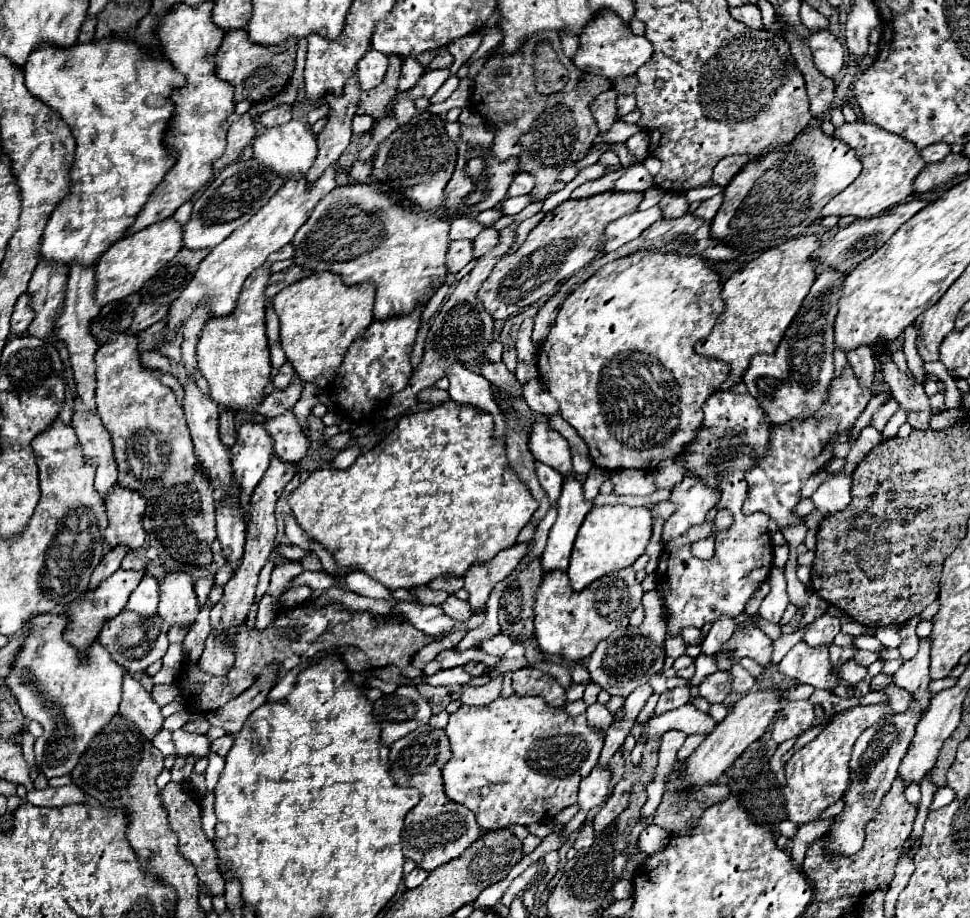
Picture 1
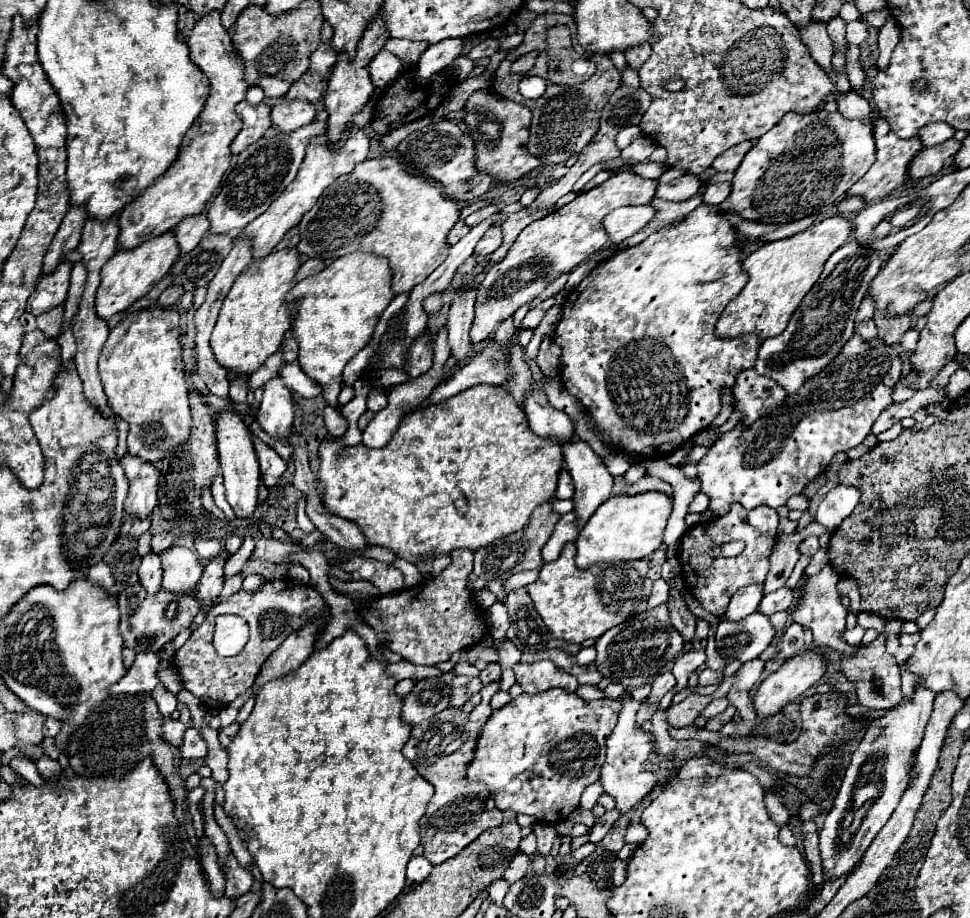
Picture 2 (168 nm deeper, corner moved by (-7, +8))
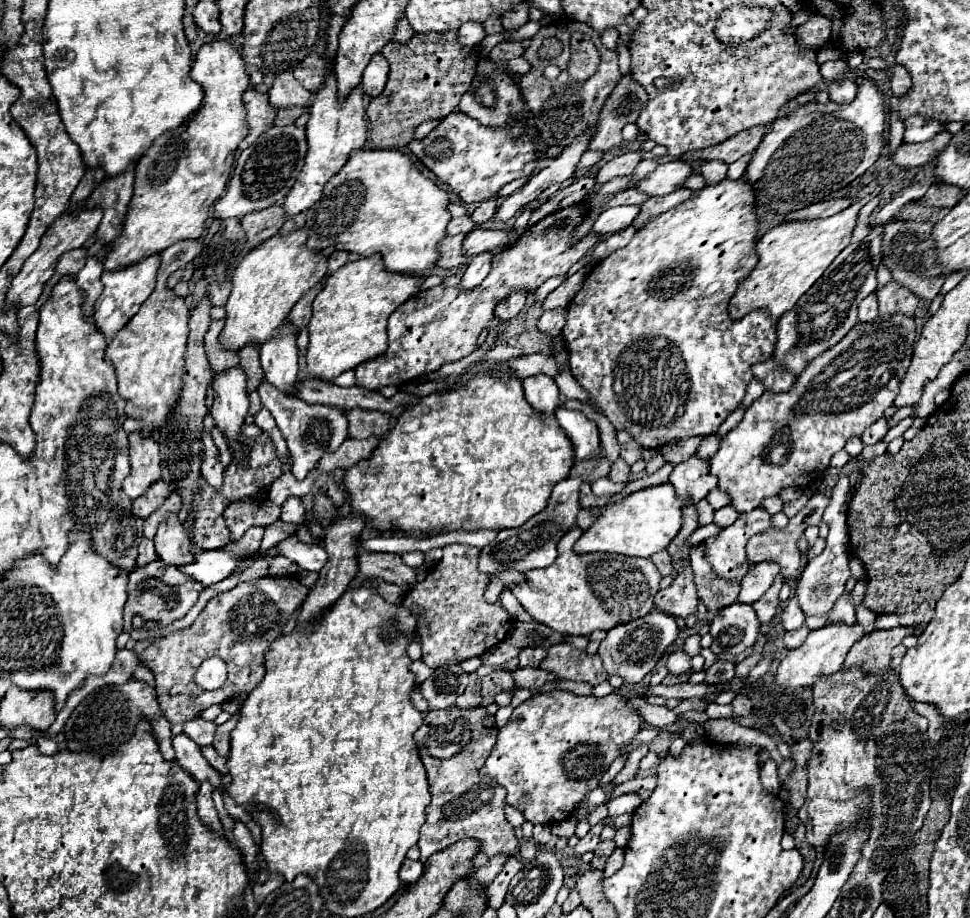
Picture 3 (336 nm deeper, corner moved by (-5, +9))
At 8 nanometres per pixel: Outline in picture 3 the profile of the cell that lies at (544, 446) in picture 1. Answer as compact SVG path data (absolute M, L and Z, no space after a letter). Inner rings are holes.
M534 374L522 382L524 396L528 404L540 412L540 414L554 414L558 410L560 402L560 392L554 382L554 378L546 374Z

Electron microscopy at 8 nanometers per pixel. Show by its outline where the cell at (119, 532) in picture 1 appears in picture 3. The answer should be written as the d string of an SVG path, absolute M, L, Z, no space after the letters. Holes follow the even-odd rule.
M134 432L130 440L130 474L124 480L122 488L128 498L140 498L158 478L160 478L160 452L154 438L142 438Z

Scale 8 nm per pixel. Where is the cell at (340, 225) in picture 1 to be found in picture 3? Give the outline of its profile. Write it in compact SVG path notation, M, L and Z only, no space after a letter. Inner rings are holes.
M356 150L354 154L350 154L344 170L340 170L326 182L322 198L314 202L310 210L306 210L306 246L310 250L326 252L330 238L330 250L346 250L360 256L380 252L386 270L400 274L424 274L426 270L434 268L440 258L438 242L446 236L446 226L450 222L450 204L452 202L448 192L426 178L400 150Z

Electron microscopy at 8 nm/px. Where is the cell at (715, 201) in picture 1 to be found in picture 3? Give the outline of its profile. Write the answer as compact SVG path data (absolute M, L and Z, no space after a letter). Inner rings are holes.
M704 162L702 164L702 176L706 178L706 184L718 184L722 178L726 178L728 166L722 162Z

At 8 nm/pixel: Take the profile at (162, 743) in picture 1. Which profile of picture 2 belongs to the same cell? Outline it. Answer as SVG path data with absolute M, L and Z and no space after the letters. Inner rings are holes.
M188 729L184 735L184 745L180 749L182 757L192 757L192 759L204 759L208 755L206 741L196 729Z

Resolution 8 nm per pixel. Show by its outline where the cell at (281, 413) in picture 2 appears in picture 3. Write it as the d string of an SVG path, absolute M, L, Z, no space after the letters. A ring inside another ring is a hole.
M286 322L282 324L282 330L278 330L278 338L274 342L268 342L260 350L260 362L264 368L266 380L284 392L286 396L292 396L292 388L298 374L298 348L296 348L296 330L290 330Z

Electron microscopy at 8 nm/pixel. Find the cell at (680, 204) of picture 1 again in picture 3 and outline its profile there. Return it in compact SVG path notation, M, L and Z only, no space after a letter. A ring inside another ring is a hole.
M674 160L674 162L658 164L654 172L650 172L646 178L638 182L638 188L648 196L666 196L682 188L690 176L692 176L692 168L682 160Z

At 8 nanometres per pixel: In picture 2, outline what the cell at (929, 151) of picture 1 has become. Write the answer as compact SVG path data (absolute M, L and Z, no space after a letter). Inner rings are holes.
M932 123L928 127L922 127L916 137L924 143L924 147L934 147L944 143L952 135L954 135L954 129L948 123Z

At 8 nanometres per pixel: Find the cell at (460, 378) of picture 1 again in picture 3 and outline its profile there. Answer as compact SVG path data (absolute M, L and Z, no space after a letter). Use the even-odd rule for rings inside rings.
M488 252L488 254L480 254L480 256L474 256L468 266L466 266L466 272L460 280L460 288L464 290L474 290L490 272L490 258L494 256L494 252Z

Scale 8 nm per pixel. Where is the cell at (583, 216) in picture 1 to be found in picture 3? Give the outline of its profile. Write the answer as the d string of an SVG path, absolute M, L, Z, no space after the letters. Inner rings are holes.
M616 176L602 184L596 192L588 194L580 204L560 208L544 220L530 226L512 246L500 250L492 258L492 268L486 280L474 290L476 296L464 296L460 288L422 290L398 306L388 318L388 348L384 354L362 362L356 368L358 386L378 390L382 386L400 386L420 376L438 370L446 362L460 360L476 348L476 340L494 320L494 308L512 290L536 290L544 280L566 274L580 258L584 258L602 238L596 232L588 232L584 238L572 244L572 234L578 226L598 210L620 204L642 204L650 196L638 190L638 182L632 184L630 176Z

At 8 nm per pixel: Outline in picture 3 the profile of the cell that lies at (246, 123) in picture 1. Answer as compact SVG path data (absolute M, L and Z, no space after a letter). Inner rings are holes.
M252 86L244 92L244 108L246 108L246 124L248 124L248 134L240 142L240 150L246 150L262 132L272 128L276 110L268 104L266 94L258 94L252 90Z

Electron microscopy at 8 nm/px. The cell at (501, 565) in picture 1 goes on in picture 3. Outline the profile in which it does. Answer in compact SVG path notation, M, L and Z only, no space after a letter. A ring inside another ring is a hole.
M598 452L598 458L590 458L590 462L578 462L572 466L570 476L560 480L550 498L548 498L548 506L534 514L532 518L528 518L526 524L522 524L520 528L508 528L508 530L500 530L496 534L496 538L486 544L480 550L478 556L478 570L486 572L486 574L494 574L494 572L504 572L504 570L518 570L518 572L528 572L534 568L546 568L556 560L556 544L558 540L574 526L576 514L580 508L576 508L576 490L580 492L580 484L582 480L588 480L590 484L602 476L608 476L610 472L610 464L604 456L604 452Z

